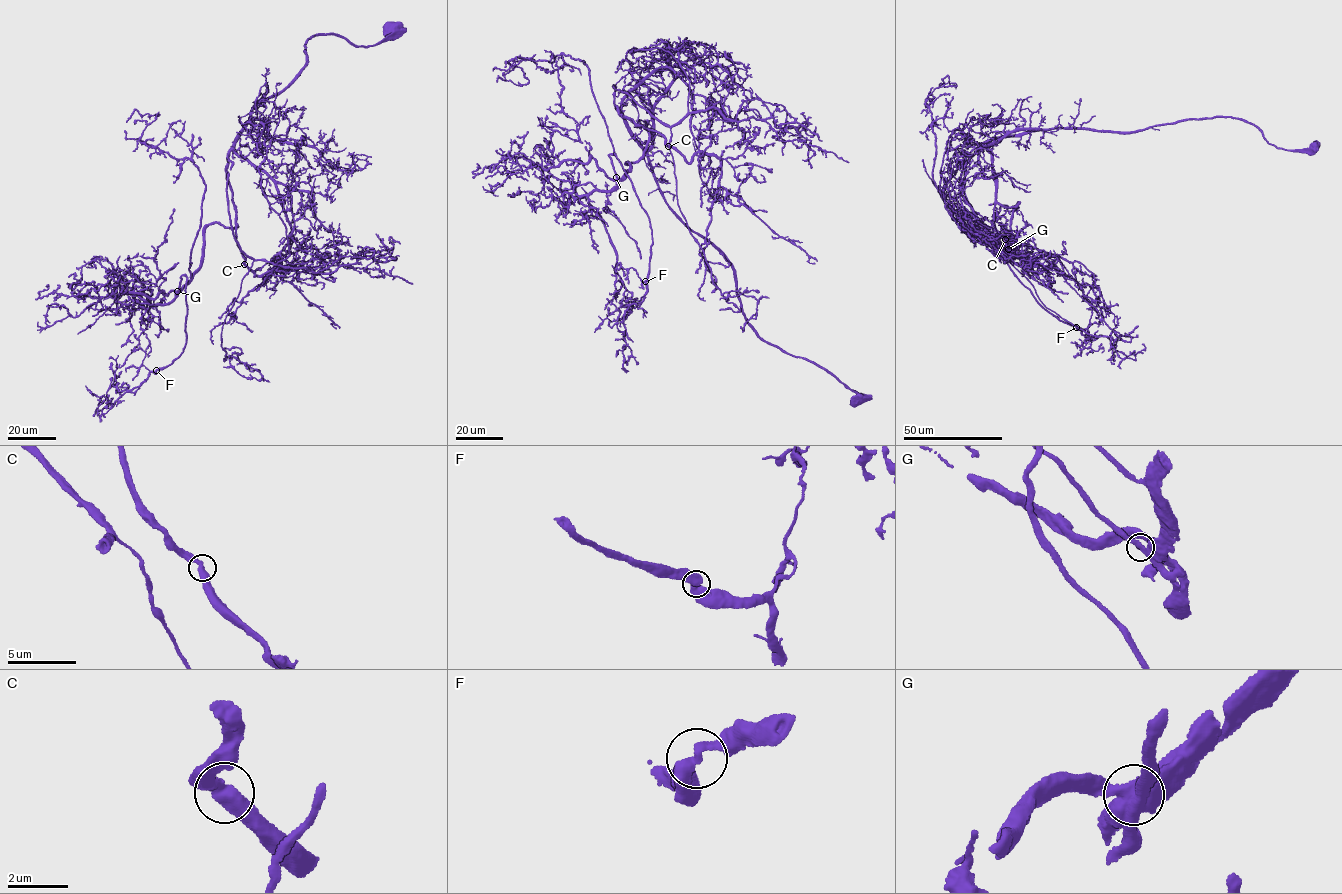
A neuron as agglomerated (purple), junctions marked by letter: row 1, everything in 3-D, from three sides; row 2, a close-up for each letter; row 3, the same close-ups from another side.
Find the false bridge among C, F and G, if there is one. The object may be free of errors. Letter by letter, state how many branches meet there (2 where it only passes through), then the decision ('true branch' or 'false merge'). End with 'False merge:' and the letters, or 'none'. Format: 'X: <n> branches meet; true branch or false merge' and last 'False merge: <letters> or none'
C: 2 branches meet; true branch
F: 2 branches meet; true branch
G: 2 branches meet; true branch
False merge: none

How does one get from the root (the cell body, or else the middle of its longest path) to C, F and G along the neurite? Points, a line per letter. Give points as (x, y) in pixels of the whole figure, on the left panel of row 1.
C: (392, 28), (391, 36), (367, 47), (331, 34), (308, 39), (307, 64), (252, 109), (226, 170), (244, 264)
F: (392, 28), (308, 39), (252, 109), (228, 155), (237, 224), (206, 228), (179, 286), (186, 342), (156, 371)
G: (392, 28), (367, 47), (308, 39), (307, 64), (255, 105), (228, 155), (237, 225), (206, 228), (177, 291)

